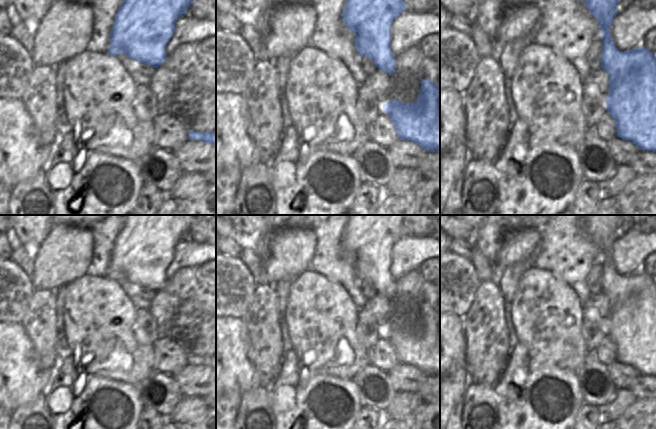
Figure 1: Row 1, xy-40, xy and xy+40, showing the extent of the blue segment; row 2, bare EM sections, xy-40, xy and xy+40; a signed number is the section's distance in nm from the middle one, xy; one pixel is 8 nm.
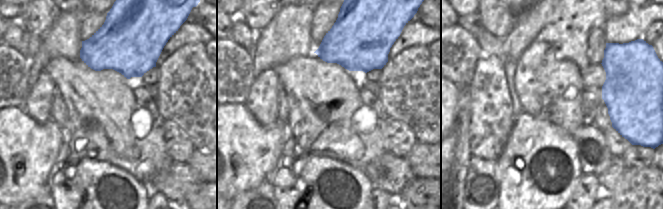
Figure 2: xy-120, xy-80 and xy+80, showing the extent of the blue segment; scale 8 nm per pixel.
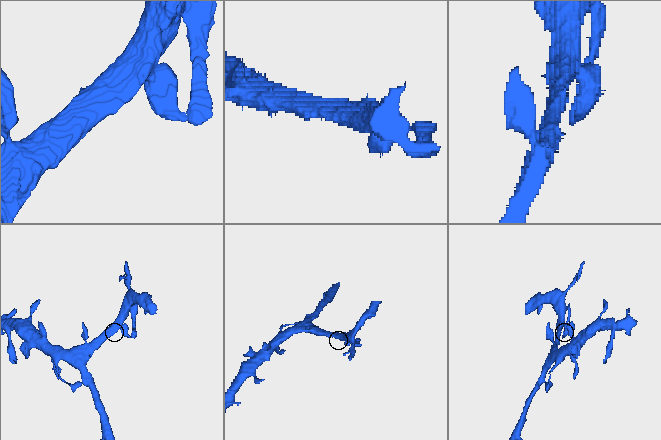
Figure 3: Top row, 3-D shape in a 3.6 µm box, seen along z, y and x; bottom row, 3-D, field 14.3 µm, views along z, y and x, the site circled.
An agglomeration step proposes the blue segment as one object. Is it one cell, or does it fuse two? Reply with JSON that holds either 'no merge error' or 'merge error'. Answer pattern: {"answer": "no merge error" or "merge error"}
{"answer": "no merge error"}

